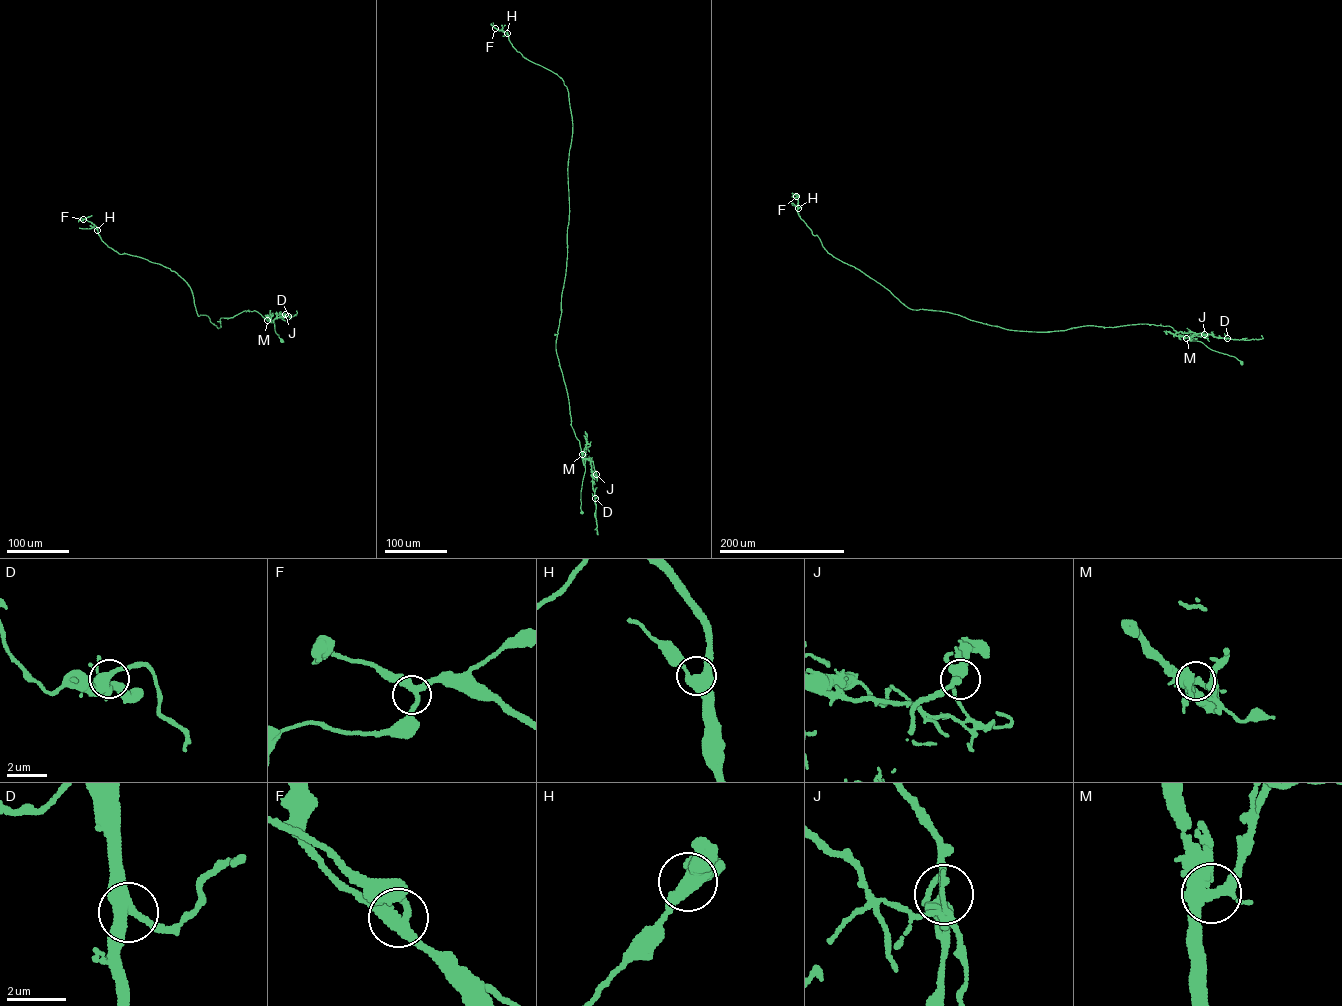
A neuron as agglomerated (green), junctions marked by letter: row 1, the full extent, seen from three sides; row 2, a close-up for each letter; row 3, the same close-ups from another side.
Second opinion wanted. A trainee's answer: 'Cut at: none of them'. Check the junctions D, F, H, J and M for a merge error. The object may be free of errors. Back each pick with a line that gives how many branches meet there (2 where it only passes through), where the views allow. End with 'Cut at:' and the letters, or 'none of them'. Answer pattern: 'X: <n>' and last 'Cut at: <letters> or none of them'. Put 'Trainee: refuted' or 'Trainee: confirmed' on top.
Trainee: refuted
M: 4
Cut at: M

